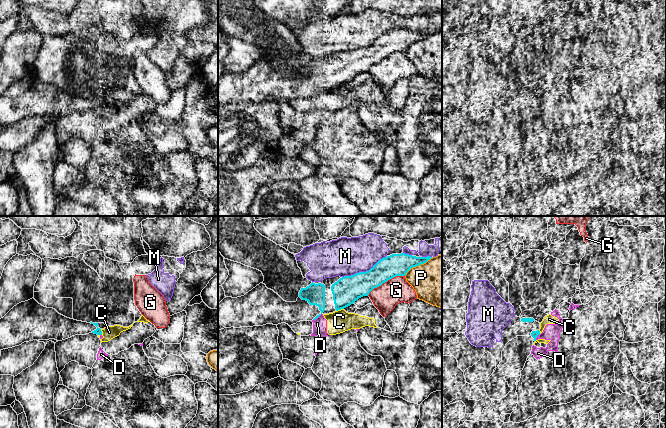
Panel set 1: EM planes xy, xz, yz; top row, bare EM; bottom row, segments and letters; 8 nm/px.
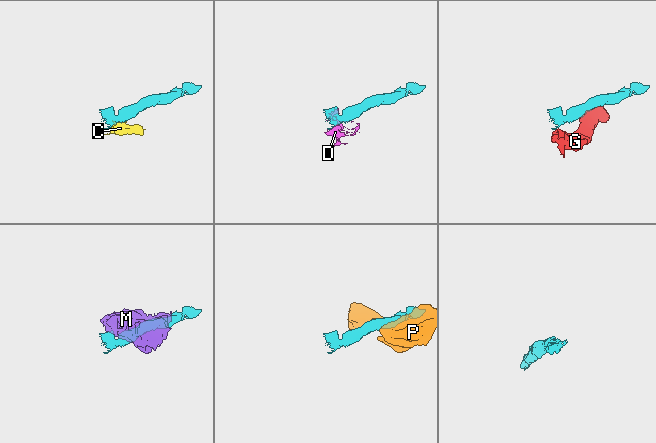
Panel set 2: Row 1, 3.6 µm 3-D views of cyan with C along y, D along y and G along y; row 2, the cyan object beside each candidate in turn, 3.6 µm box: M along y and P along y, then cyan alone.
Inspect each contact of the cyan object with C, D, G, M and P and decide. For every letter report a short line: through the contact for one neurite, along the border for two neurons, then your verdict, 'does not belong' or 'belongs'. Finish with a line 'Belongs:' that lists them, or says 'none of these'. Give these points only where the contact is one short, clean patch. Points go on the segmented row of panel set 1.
C: does not belong
D: does not belong
G: line xz (404, 275), (396, 275), (388, 279), (375, 287), (367, 295); does not belong
M: does not belong
P: does not belong
Belongs: none of these

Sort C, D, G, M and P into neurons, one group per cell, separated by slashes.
C D / G / M / P

